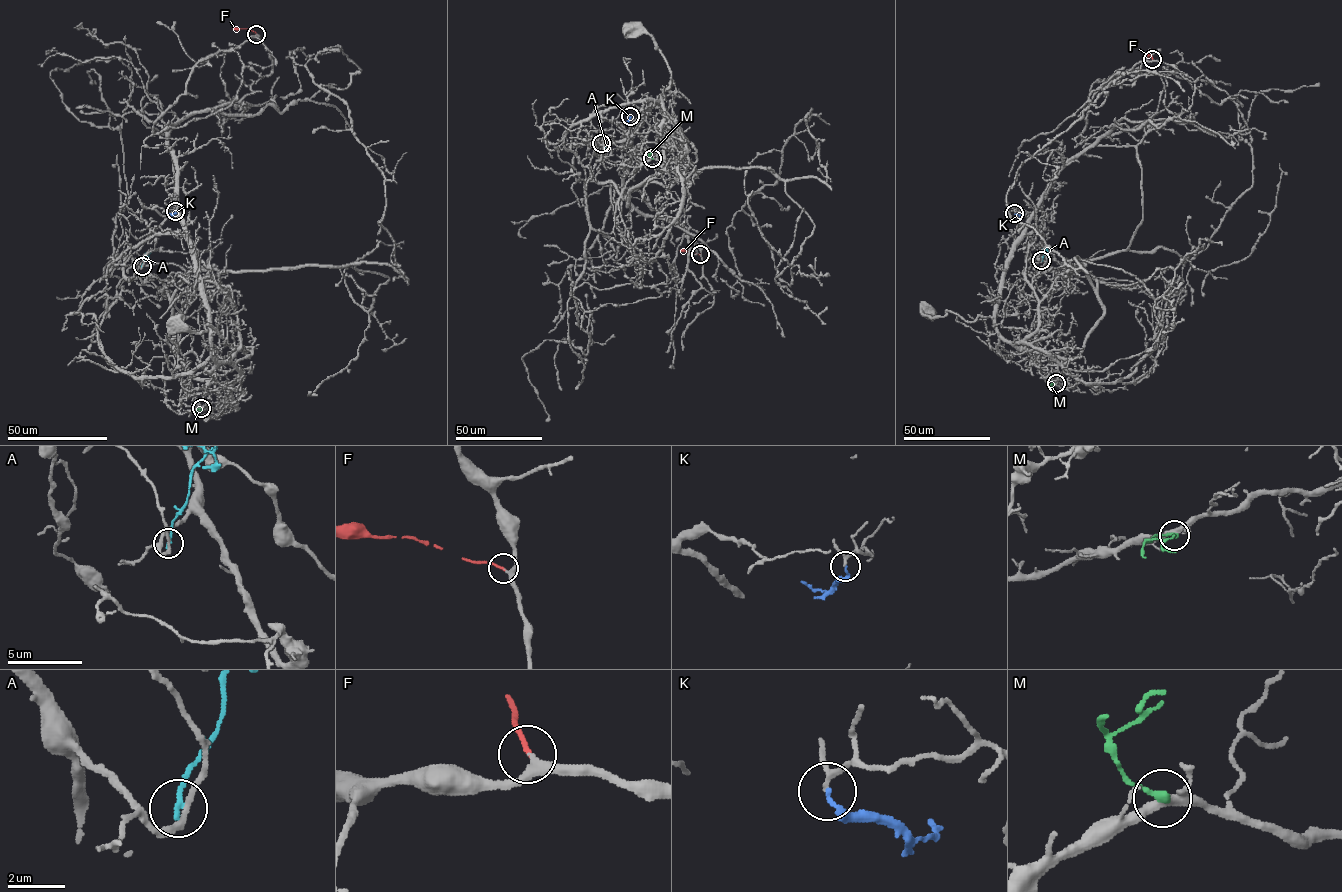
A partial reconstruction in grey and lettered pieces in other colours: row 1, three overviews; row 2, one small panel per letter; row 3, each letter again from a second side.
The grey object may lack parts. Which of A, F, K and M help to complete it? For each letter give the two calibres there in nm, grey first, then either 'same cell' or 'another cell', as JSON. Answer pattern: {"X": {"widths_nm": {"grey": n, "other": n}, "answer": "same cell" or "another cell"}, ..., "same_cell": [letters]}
{"A": {"widths_nm": {"grey": 200, "other": 180}, "answer": "another cell"}, "F": {"widths_nm": {"grey": 200, "other": 160}, "answer": "same cell"}, "K": {"widths_nm": {"grey": 170, "other": 190}, "answer": "another cell"}, "M": {"widths_nm": {"grey": 280, "other": 260}, "answer": "another cell"}, "same_cell": ["F"]}

